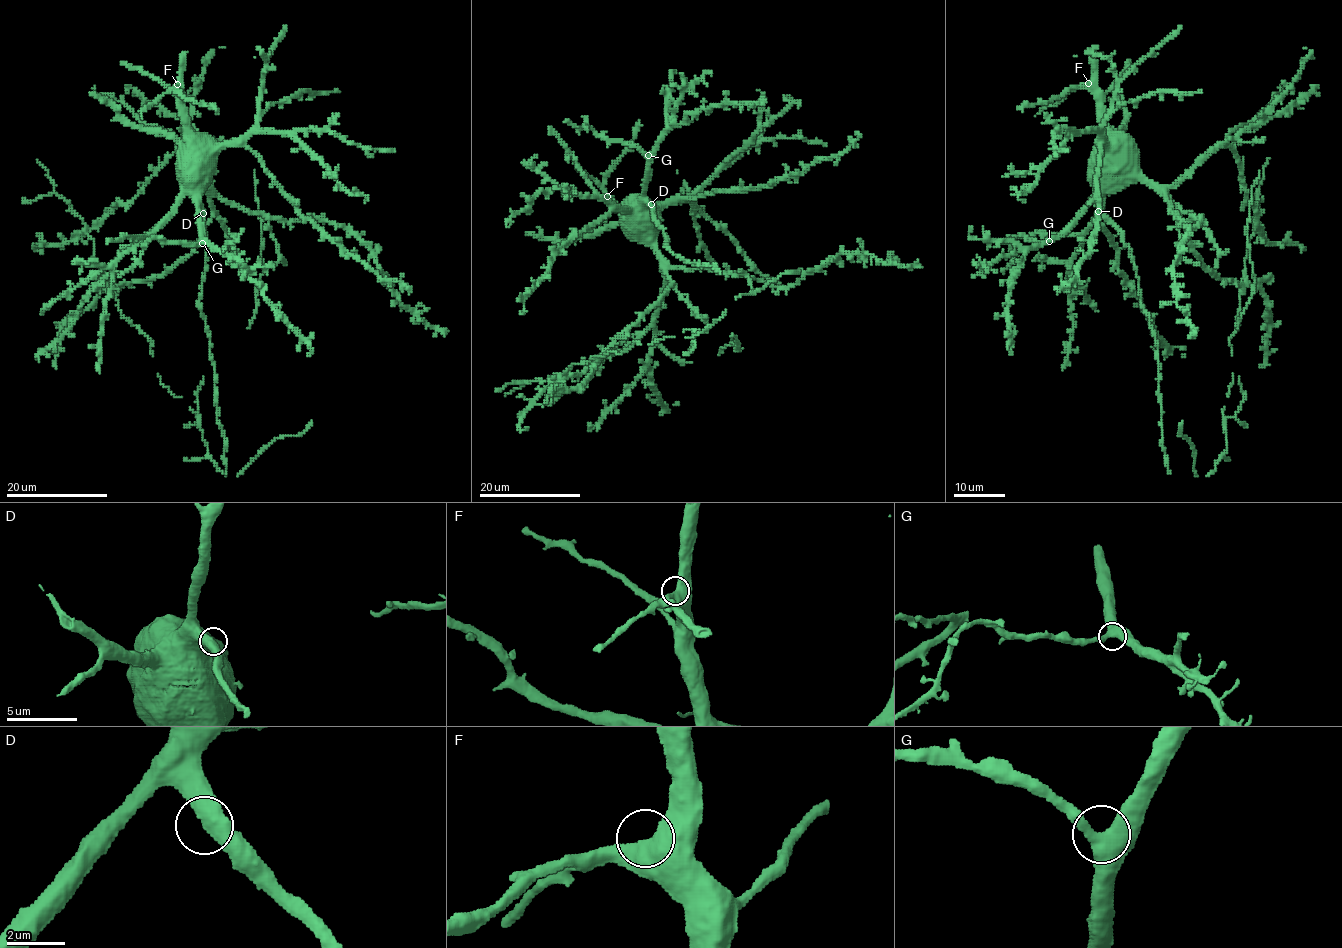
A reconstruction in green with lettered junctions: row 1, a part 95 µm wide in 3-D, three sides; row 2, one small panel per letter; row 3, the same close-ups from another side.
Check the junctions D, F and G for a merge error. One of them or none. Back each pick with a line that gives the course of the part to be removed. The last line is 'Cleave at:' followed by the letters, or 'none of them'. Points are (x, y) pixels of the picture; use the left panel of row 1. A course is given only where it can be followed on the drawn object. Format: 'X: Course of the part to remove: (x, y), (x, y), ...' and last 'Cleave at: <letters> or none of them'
Cleave at: none of them

